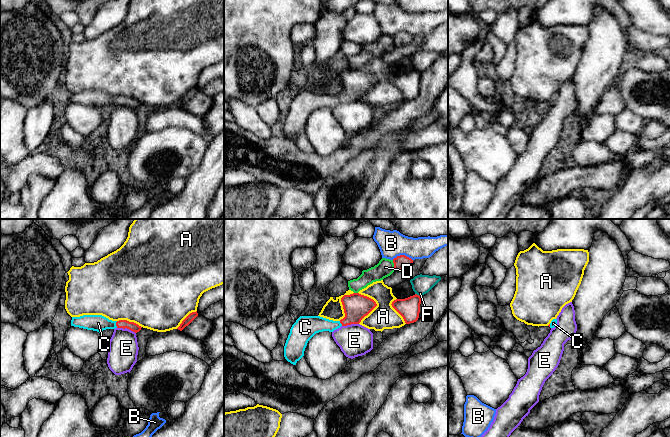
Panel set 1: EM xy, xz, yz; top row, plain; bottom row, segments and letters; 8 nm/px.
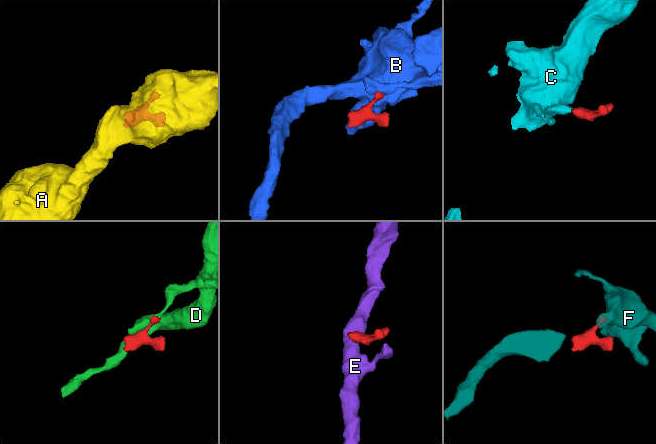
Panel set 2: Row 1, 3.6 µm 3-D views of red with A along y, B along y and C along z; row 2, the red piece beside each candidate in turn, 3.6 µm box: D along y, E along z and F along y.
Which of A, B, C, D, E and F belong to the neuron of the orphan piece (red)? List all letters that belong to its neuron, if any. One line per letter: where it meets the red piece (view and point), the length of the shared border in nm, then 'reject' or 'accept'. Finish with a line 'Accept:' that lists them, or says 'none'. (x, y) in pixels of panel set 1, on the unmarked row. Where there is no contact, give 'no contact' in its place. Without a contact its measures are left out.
A: contact xz (376, 80); length 260 nm; reject
B: contact xz (402, 31); length 170 nm; reject
C: contact xy (116, 100); length 60 nm; accept
D: contact xz (394, 41); length 90 nm; reject
E: contact xy (126, 103); length 160 nm; reject
F: contact xz (418, 71); length 50 nm; reject
Accept: C

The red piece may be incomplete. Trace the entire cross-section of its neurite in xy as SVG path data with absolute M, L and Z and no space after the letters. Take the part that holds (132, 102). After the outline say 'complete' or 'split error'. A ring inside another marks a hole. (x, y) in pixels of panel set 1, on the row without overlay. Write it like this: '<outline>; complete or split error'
M83 91L72 93L71 102L101 109L106 105L127 104L135 109L141 106L141 102L127 96L112 97L102 91Z; split error

